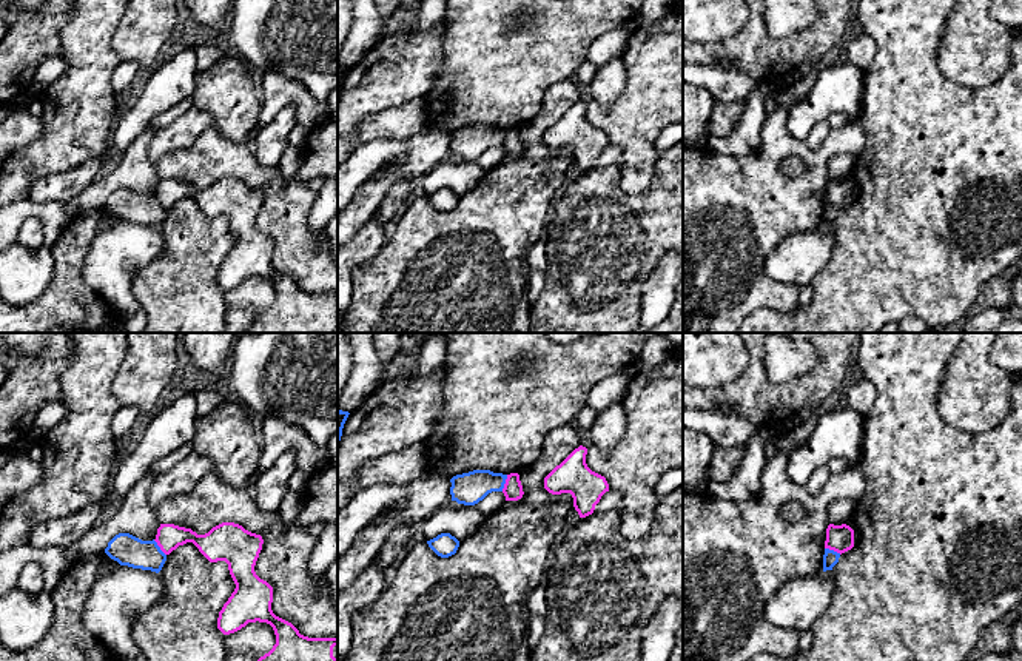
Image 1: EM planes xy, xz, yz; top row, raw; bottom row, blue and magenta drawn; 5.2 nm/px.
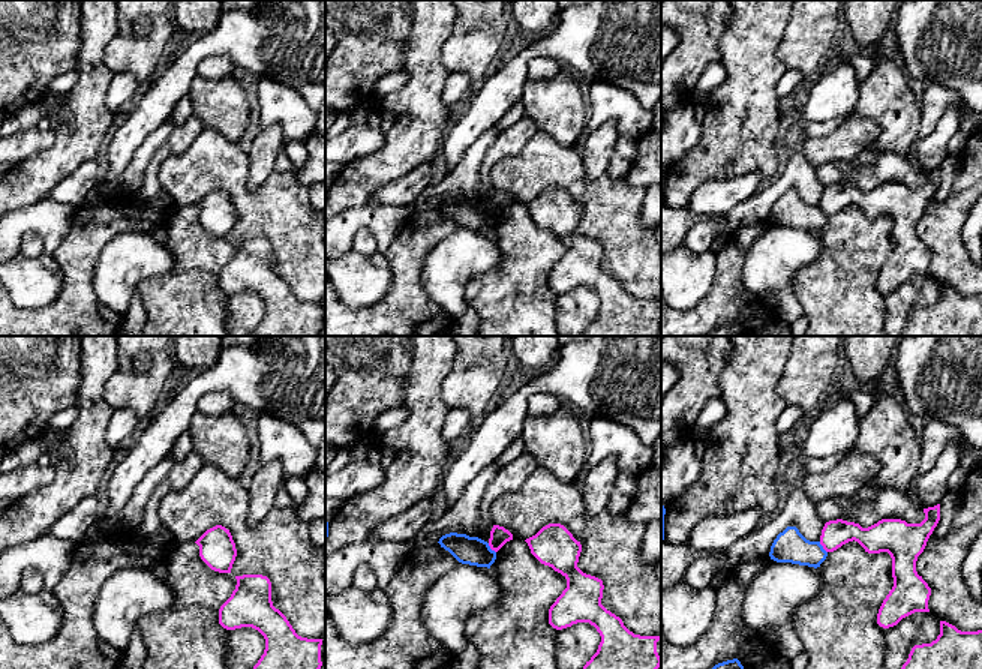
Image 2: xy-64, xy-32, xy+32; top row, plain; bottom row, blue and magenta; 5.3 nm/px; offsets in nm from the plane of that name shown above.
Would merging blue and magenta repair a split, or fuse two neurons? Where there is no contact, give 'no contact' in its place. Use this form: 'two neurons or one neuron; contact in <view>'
two neurons; contact in xz

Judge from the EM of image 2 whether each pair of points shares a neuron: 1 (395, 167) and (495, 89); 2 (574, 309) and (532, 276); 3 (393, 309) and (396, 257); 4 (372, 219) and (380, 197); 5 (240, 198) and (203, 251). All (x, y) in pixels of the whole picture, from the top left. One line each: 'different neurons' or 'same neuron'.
1: different neurons
2: different neurons
3: same neuron
4: different neurons
5: different neurons

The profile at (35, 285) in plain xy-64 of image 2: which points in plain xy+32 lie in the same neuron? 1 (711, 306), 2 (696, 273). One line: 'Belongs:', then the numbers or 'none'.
Belongs: 2

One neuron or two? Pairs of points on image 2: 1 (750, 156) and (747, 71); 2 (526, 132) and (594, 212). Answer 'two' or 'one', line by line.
1: one
2: two

